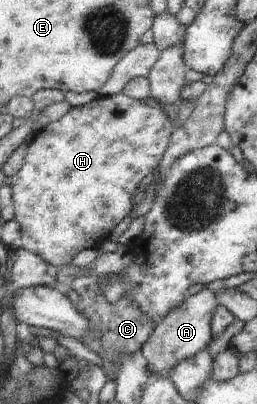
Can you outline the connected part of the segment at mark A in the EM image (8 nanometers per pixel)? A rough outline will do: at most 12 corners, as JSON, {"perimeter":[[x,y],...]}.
{"perimeter":[[204,287],[142,348],[153,379],[209,346],[216,293]]}

